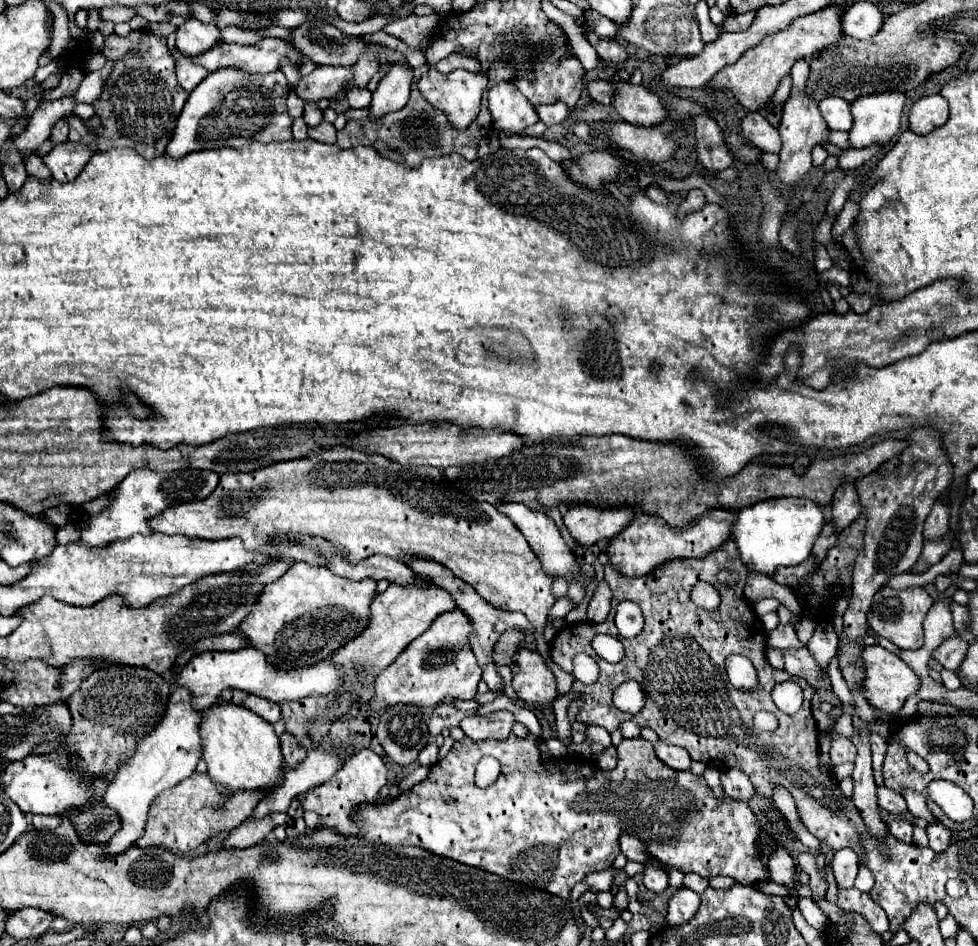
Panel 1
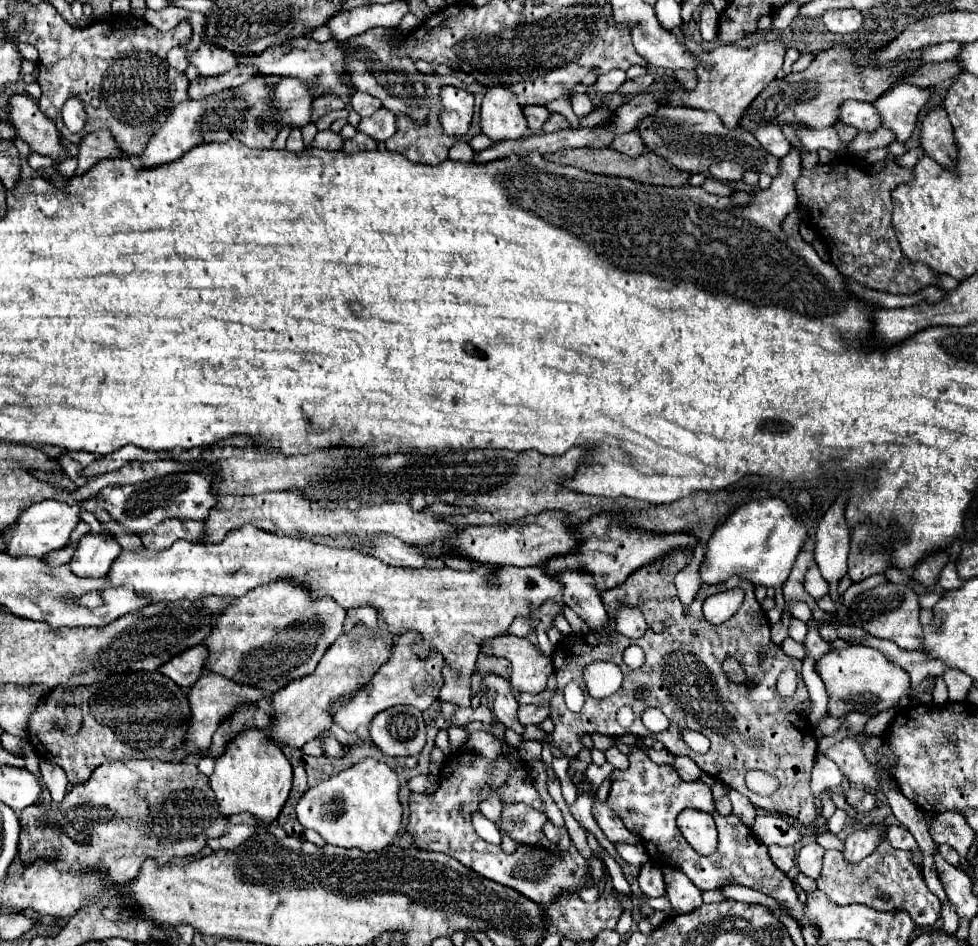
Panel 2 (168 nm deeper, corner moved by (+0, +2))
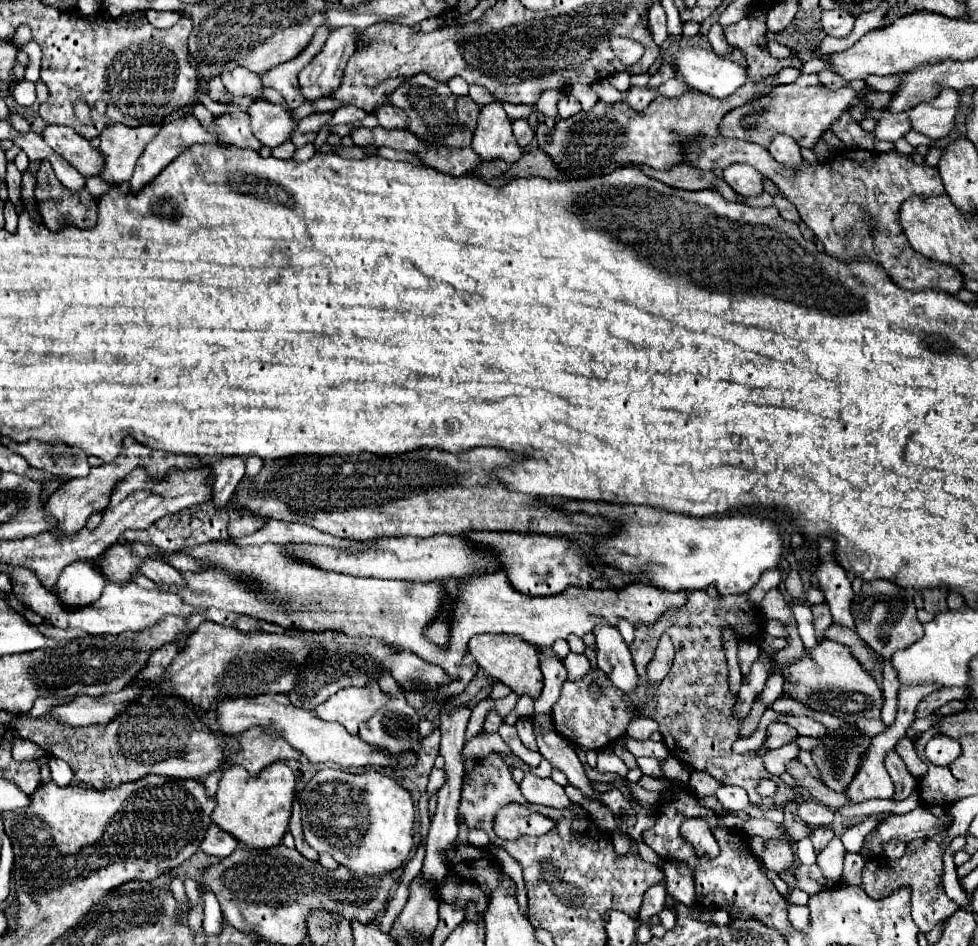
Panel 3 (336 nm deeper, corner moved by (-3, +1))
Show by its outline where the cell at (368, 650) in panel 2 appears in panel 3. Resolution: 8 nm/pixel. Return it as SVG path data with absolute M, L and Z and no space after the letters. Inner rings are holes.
M250 727L230 737L238 739L240 751L230 755L230 759L226 759L224 765L242 765L250 773L250 777L256 777L262 769L276 761L300 759L300 753L294 751L284 739L272 739L272 735L264 733L258 727Z

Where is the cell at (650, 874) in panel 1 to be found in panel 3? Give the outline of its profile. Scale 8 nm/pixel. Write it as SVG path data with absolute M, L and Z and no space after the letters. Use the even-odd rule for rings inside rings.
M654 885L646 891L640 913L638 913L638 923L648 923L654 915L658 915L664 907L664 899L666 899L666 889L662 885Z

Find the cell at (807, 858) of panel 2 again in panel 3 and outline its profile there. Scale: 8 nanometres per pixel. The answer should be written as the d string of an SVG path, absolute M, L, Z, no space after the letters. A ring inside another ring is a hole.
M818 827L818 829L814 829L814 831L810 833L810 839L812 839L812 843L814 843L814 849L818 849L818 851L822 851L832 837L834 837L834 833L832 833L832 829L828 829L828 827Z

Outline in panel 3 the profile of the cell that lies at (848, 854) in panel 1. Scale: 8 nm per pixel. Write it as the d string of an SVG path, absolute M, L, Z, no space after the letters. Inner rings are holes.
M916 807L910 813L904 815L890 815L886 821L874 831L872 835L872 855L882 853L882 843L888 843L892 839L900 839L904 843L910 843L914 839L928 839L938 837L942 831L946 831L952 825L952 815L936 817L924 807Z

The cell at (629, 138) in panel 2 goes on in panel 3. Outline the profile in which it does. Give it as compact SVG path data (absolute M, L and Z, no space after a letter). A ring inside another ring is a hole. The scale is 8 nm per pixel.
M768 77L762 83L748 79L732 97L714 99L706 93L692 91L680 97L658 97L644 111L634 111L626 101L598 103L590 111L580 111L574 117L558 119L552 129L546 123L538 125L536 141L538 147L552 159L552 163L570 177L588 177L588 173L600 173L608 165L648 165L652 169L670 169L684 161L682 145L702 137L718 135L718 125L726 113L734 107L742 107L750 97L762 89L768 89L776 77Z

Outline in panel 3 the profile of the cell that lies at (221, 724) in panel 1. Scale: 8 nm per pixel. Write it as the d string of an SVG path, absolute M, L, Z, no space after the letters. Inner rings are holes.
M272 763L256 779L238 765L226 767L222 771L220 787L216 793L216 809L212 811L212 821L246 847L276 847L288 831L294 787L296 779L286 763Z

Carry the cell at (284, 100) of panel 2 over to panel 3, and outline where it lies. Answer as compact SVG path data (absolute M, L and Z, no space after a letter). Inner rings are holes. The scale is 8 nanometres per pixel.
M256 101L252 103L246 113L250 115L250 127L254 137L266 147L278 147L290 137L290 131L296 127L294 119L282 105Z

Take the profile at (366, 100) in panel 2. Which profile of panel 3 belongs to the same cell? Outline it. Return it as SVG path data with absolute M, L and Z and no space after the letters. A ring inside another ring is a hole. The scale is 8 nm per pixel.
M386 105L386 107L382 107L380 111L374 111L374 115L378 117L380 125L386 127L386 129L394 129L394 127L406 129L406 113L404 113L402 109L394 107L394 105L392 105L392 107Z

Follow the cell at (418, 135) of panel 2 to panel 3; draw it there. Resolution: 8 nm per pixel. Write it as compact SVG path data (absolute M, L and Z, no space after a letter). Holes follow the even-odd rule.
M464 97L458 101L456 105L458 109L458 119L462 125L468 125L470 129L476 129L476 119L478 119L478 113L480 113L480 107L470 99L470 97Z

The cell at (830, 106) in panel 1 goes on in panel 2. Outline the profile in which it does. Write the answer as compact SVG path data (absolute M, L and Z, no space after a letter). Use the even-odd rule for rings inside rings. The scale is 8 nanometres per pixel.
M857 100L843 102L843 106L839 106L839 120L845 122L847 126L855 126L857 130L867 130L867 132L873 132L881 126L877 110L871 104Z

